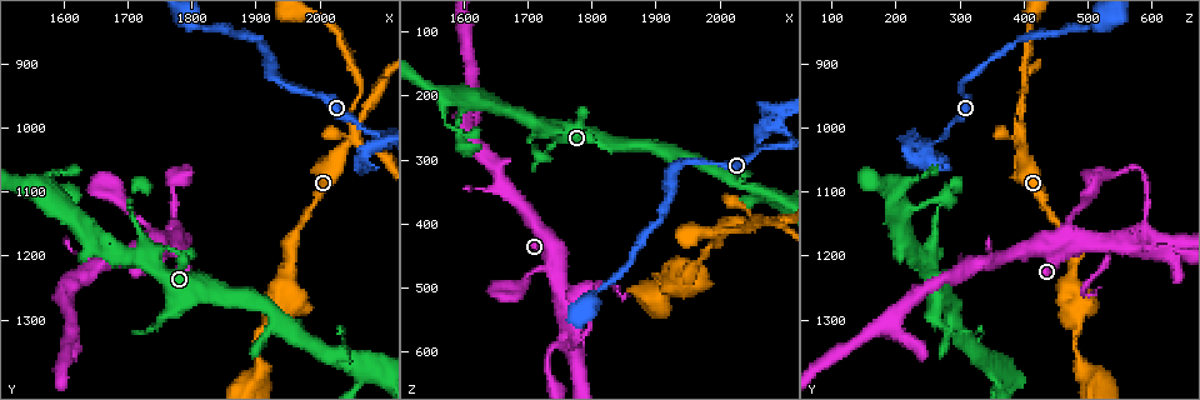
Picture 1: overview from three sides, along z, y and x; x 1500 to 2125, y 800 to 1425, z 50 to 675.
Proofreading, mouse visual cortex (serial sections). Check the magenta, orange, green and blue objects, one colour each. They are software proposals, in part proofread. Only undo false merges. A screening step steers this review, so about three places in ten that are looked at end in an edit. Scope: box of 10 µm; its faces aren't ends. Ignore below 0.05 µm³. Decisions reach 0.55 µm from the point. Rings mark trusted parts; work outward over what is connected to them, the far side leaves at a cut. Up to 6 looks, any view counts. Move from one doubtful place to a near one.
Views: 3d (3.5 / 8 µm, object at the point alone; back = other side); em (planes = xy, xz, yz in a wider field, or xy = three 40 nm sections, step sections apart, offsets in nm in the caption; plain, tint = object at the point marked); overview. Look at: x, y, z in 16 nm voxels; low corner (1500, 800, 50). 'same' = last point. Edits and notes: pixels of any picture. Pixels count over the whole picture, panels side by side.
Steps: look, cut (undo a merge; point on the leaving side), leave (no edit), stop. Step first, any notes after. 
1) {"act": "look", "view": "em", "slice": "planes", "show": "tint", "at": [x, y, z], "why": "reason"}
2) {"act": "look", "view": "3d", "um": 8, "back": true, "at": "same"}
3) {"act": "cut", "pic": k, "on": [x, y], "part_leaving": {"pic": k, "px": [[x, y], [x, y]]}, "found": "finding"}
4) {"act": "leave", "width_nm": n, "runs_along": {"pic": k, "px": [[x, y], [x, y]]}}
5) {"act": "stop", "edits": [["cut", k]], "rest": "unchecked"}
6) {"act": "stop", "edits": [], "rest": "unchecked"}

{"act": "look", "view": "3d", "um": 3.5, "at": [2055, 995, 395]}

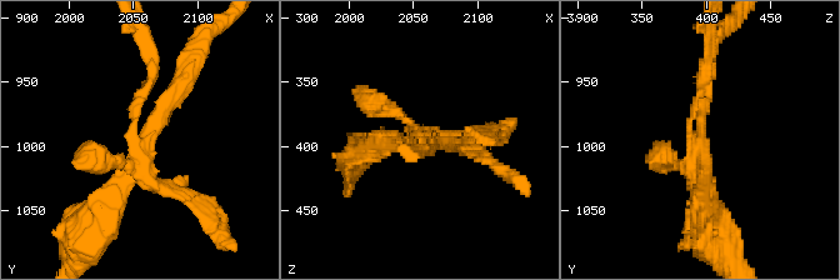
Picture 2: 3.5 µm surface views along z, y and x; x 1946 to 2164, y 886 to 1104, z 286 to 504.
{"act": "look", "view": "em", "slice": "xy", "step": 1, "show": "tint", "at": [2058, 998, 394], "why": "need the tissue"}

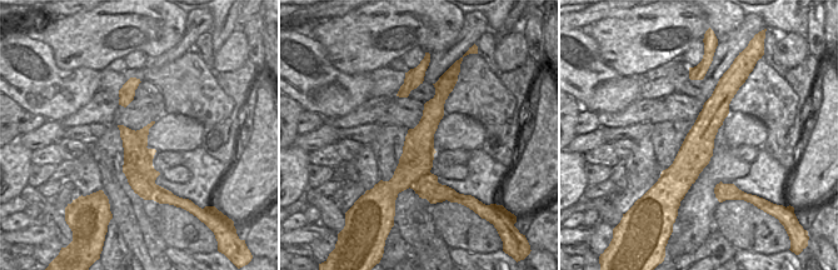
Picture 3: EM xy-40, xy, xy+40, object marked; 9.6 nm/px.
{"act": "cut", "pic": 2, "on": [108, 158], "found": "two cells meet here"}

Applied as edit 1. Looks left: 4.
{"act": "look", "view": "overview", "why": "redraw"}

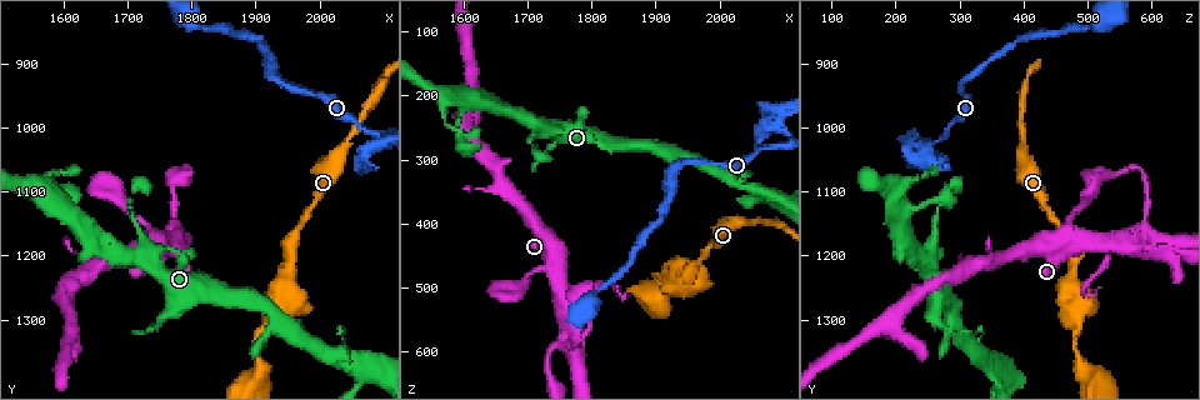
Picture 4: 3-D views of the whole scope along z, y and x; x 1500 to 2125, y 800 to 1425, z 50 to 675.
{"act": "look", "view": "3d", "um": 3.5, "at": [2065, 1375, 350], "why": "sharp bend"}

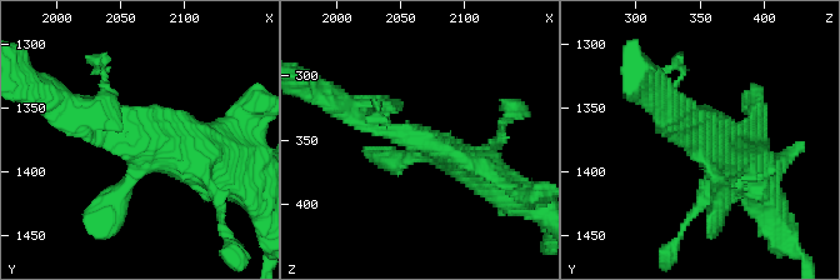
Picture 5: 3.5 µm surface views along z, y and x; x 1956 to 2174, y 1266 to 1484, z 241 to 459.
{"act": "look", "view": "em", "slice": "xy", "step": 1, "show": "tint", "at": [2064, 1374, 348], "arms": 3, "arm_widths_nm": [200, 250, 450]}

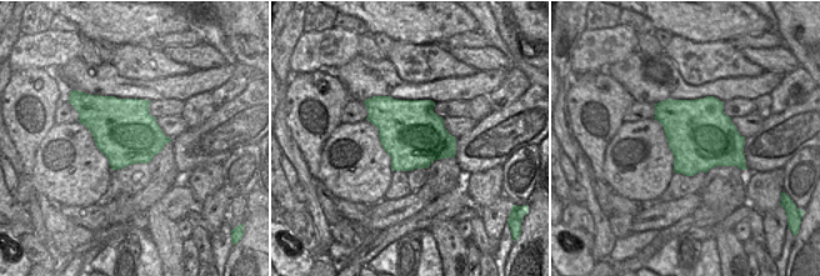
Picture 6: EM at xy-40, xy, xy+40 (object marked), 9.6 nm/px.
{"act": "look", "view": "em", "slice": "xy", "step": 5, "show": "tint", "at": "same"}

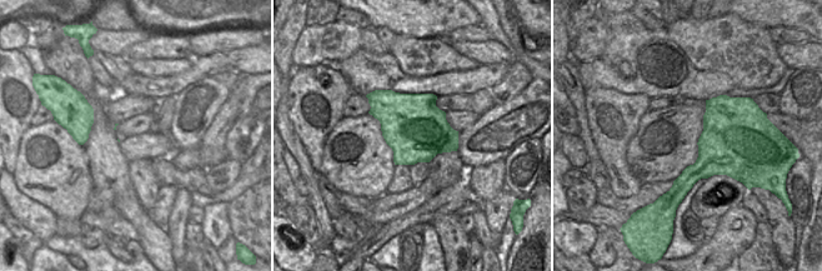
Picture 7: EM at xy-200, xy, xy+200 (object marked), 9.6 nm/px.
{"act": "leave", "width_nm": 600, "runs_along": {"pic": 5, "px": [[351, 109], [489, 173]]}, "found": "all the same cell"}

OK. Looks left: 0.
{"act": "stop", "edits": [["cut", 2]], "rest": "unchecked"}

